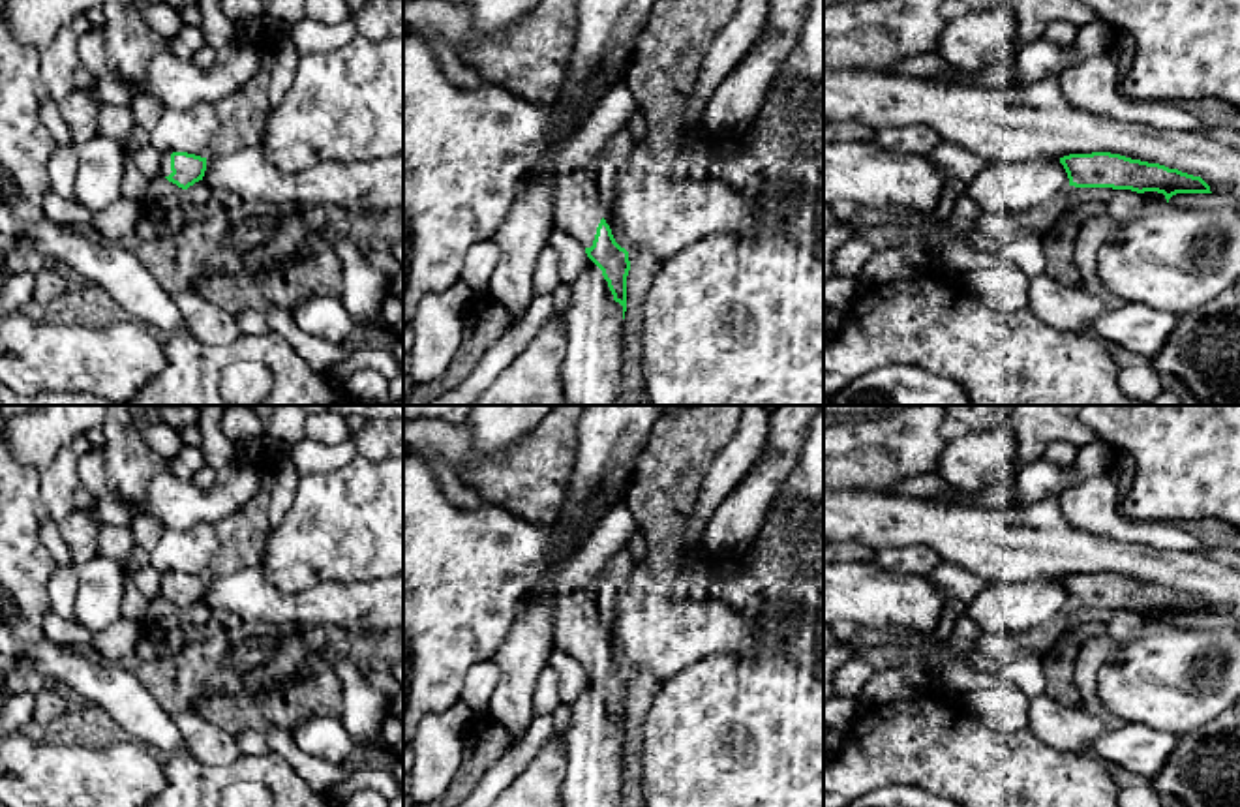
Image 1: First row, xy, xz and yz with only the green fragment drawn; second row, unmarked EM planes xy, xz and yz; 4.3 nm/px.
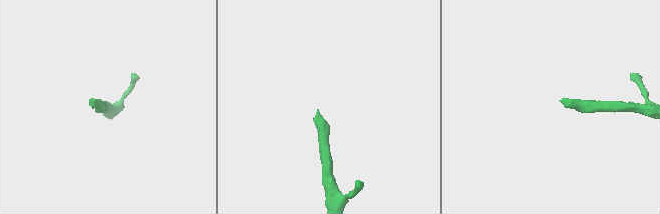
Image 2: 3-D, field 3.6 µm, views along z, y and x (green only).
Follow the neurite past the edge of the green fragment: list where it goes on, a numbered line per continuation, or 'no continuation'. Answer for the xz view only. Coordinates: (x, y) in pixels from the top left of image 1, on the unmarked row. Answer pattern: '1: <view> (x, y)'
1: xz (576, 631)

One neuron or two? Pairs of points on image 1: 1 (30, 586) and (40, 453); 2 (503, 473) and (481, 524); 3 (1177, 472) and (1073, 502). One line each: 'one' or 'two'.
1: two
2: two
3: two

